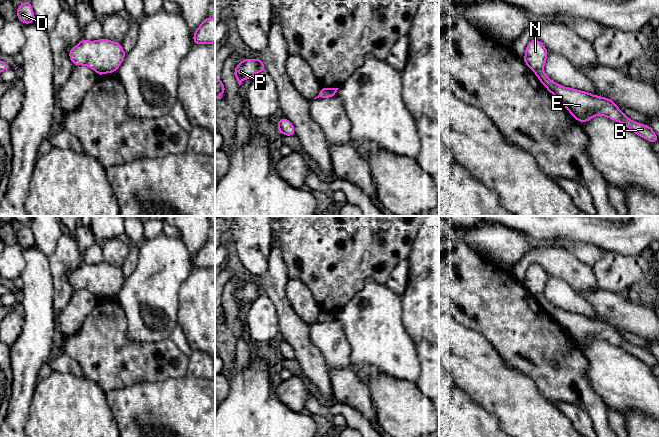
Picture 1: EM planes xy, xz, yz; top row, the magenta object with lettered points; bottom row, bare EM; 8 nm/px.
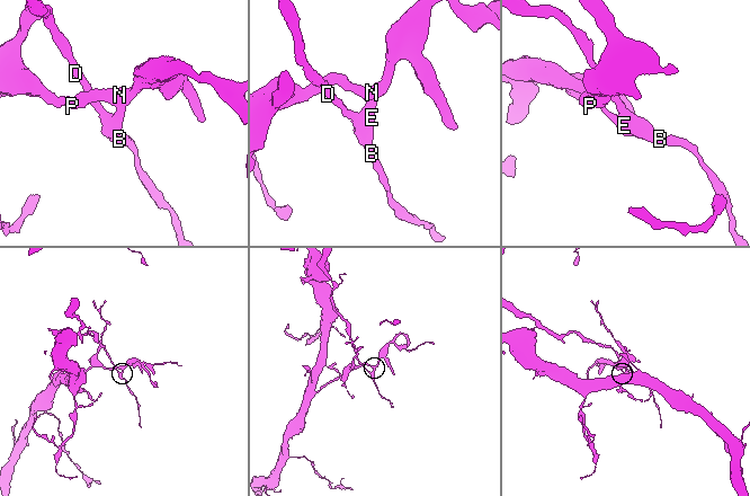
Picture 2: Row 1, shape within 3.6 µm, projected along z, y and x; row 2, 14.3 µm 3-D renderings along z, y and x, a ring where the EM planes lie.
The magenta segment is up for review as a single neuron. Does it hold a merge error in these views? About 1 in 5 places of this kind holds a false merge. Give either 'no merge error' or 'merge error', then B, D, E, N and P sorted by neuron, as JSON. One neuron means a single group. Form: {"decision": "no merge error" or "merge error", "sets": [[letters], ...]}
{"decision": "merge error", "sets": [["B", "D", "E"], ["N", "P"]]}

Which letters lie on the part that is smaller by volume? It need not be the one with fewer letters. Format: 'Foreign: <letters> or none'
Foreign: B, D, E

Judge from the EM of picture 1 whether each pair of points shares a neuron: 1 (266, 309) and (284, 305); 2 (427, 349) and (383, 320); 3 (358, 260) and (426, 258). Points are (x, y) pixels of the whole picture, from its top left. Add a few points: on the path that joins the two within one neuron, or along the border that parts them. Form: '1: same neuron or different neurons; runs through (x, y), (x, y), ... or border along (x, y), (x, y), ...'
1: different neurons; border along (265, 295), (275, 308), (279, 330)
2: different neurons; border along (415, 344), (415, 350), (421, 367)
3: different neurons; border along (416, 237), (407, 259)

